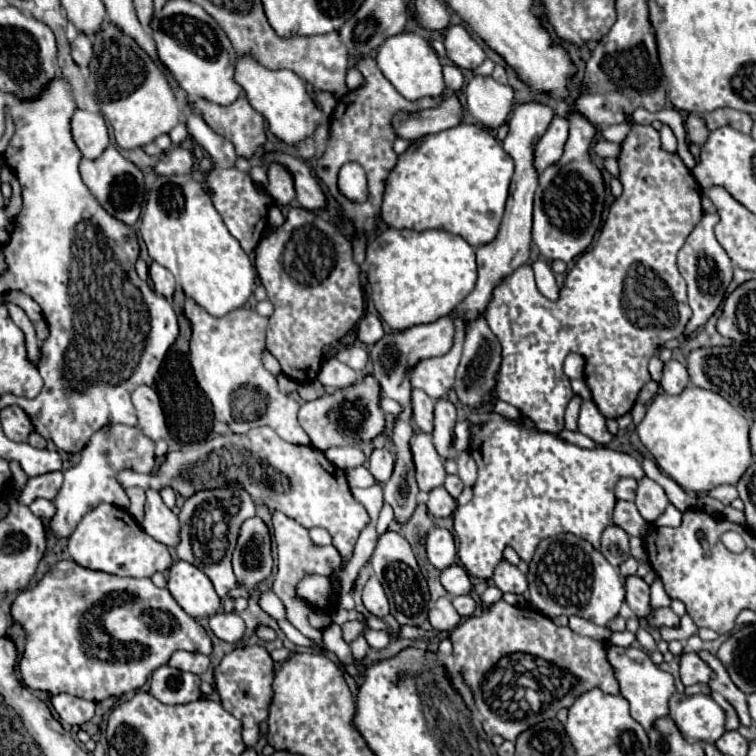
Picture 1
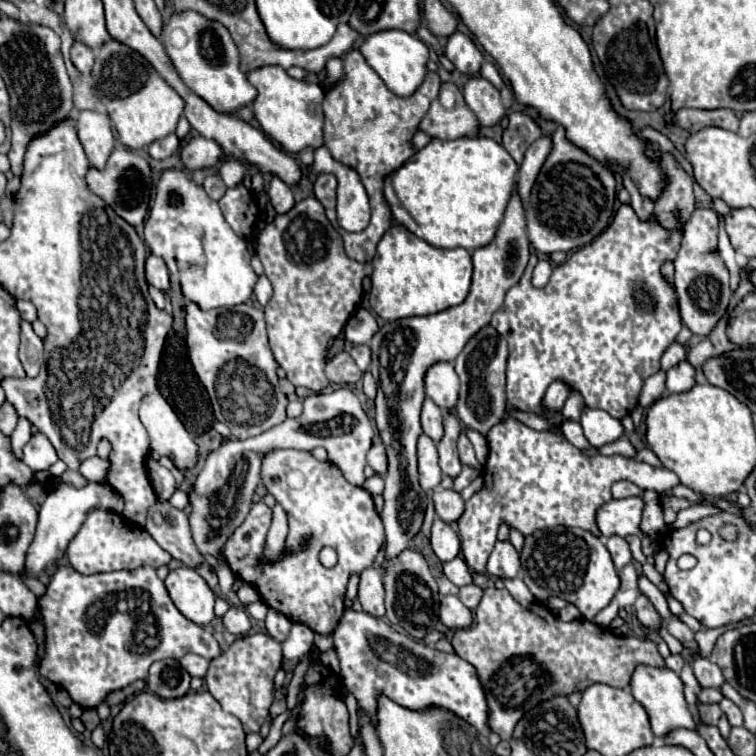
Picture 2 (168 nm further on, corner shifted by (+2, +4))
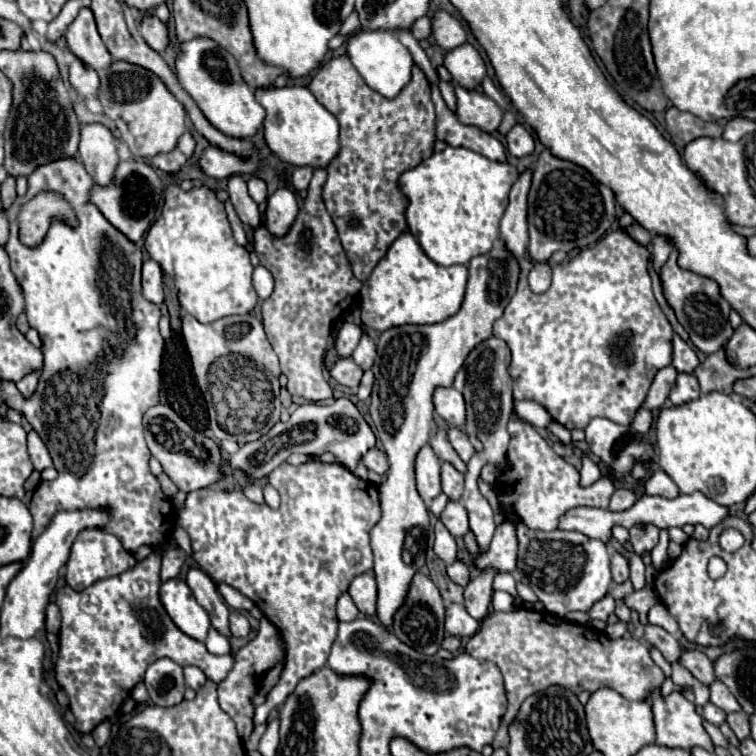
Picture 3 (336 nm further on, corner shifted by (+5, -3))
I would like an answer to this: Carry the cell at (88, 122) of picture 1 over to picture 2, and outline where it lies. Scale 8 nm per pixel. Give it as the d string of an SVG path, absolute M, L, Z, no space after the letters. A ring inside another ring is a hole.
M81 111L77 117L77 135L95 169L103 169L115 147L111 119L97 111Z

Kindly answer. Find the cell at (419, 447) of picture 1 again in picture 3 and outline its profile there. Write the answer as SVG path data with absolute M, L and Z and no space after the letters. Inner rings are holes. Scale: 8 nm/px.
M428 444L420 448L416 456L416 484L418 484L418 494L426 502L436 498L442 492L440 490L440 460Z

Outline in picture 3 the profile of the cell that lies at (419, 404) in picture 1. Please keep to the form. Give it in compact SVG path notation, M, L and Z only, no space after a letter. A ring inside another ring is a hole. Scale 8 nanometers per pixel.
M434 428L434 434L432 434L432 438L430 438L430 446L432 446L434 454L436 454L440 460L448 460L450 464L456 466L456 470L464 472L466 464L458 458L458 454L454 452L454 448L450 446L446 430L442 430L442 428Z

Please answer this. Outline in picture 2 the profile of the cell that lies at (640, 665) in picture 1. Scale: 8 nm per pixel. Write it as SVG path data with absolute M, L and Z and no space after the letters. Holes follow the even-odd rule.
M639 665L633 679L631 679L631 693L633 697L647 709L649 719L651 719L651 727L655 737L663 739L667 733L675 731L675 729L697 729L697 723L693 721L693 715L687 707L687 701L683 697L683 683L679 679L677 673L673 673L671 669L657 669L657 667L647 667L647 665Z

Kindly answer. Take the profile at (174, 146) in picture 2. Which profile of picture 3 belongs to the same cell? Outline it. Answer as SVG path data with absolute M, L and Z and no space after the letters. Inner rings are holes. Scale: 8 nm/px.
M174 148L174 150L170 150L170 152L156 154L156 156L150 160L150 164L152 164L154 168L160 168L160 170L164 170L164 172L178 172L184 162L186 162L186 156L184 156L178 148Z

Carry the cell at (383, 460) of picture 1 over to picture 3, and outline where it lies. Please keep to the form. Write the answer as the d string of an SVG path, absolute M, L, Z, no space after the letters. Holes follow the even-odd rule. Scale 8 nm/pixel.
M380 448L368 450L366 456L364 456L364 464L366 464L368 470L372 470L372 472L376 472L380 476L384 476L388 472L388 458L384 456L384 452Z

